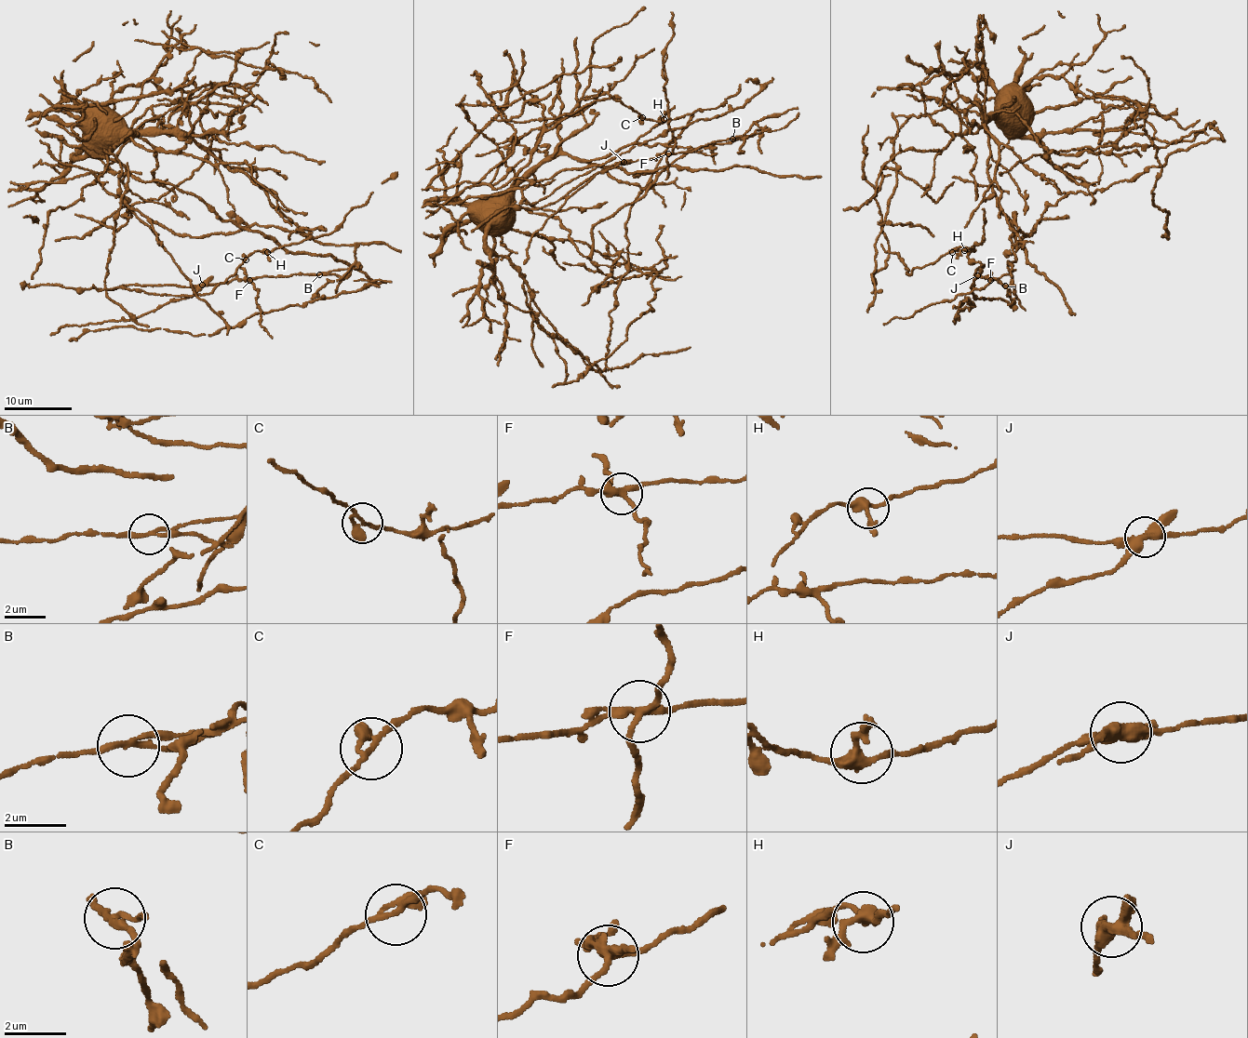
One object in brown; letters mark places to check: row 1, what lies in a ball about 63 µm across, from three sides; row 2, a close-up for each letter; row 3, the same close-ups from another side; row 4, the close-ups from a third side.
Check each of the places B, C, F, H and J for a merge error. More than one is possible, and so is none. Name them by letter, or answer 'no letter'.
B, F, J

